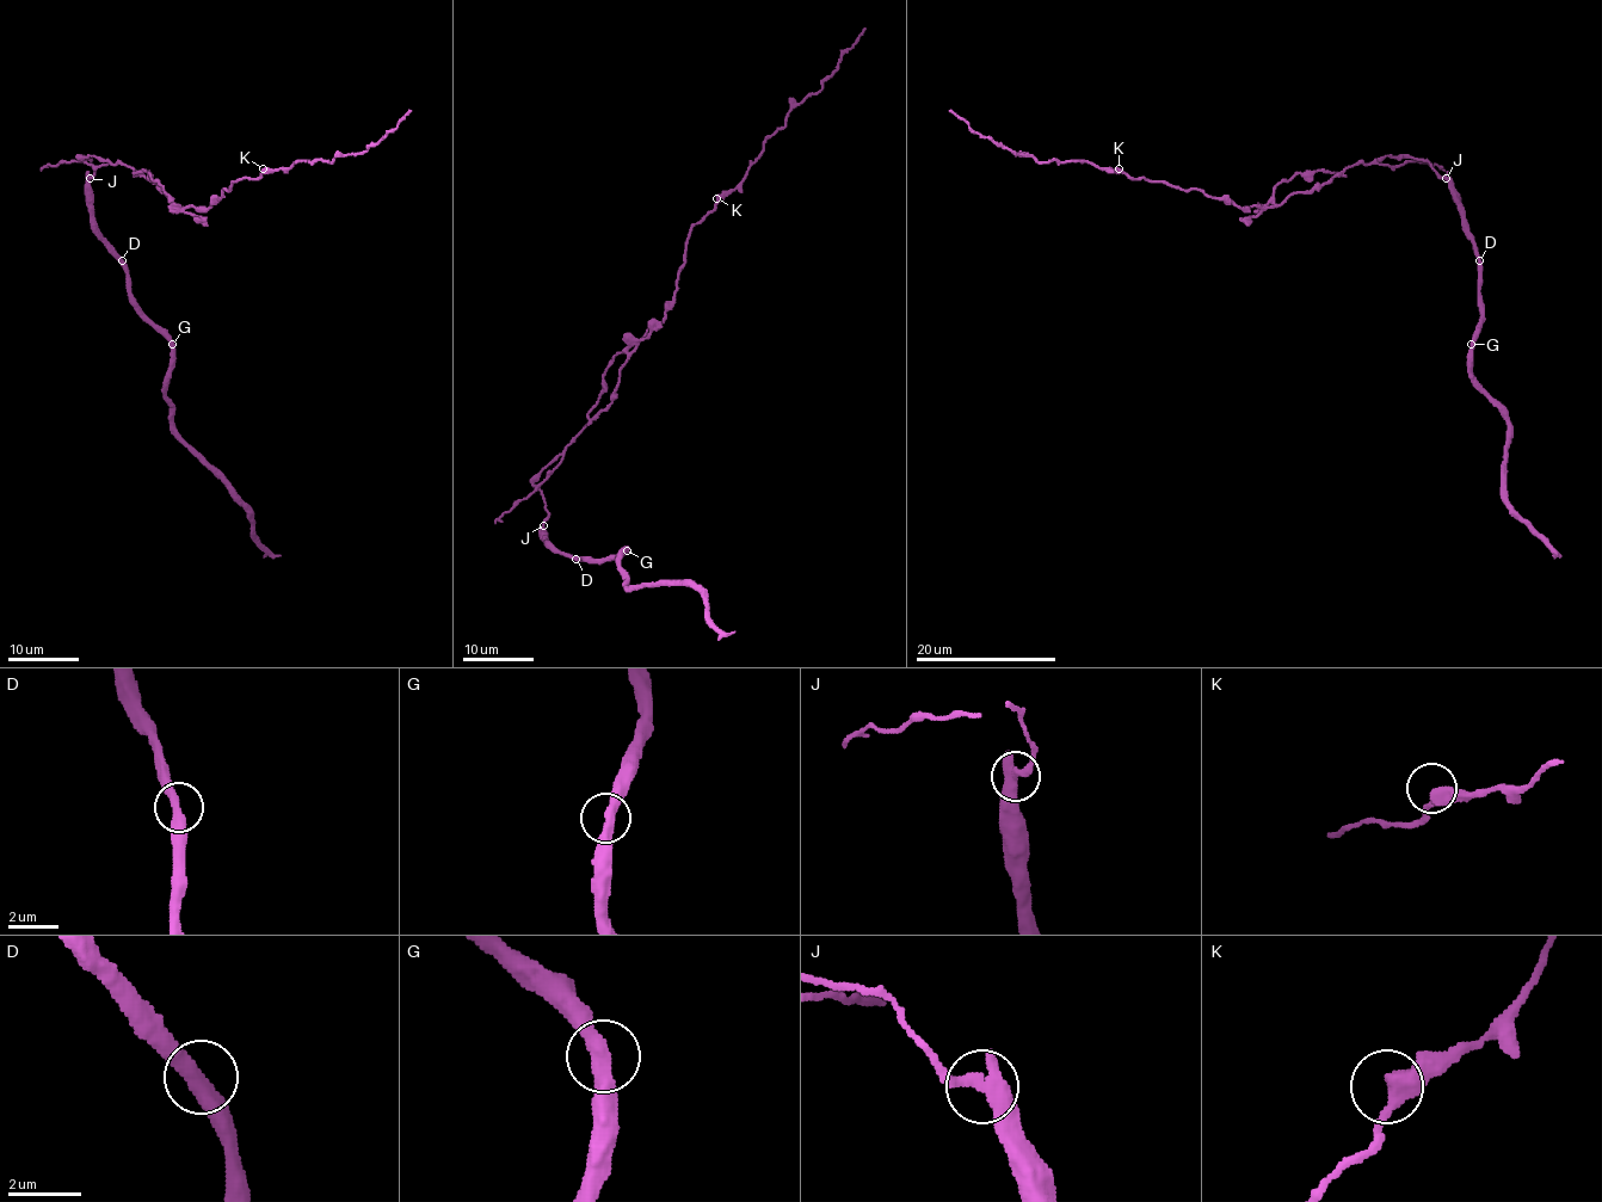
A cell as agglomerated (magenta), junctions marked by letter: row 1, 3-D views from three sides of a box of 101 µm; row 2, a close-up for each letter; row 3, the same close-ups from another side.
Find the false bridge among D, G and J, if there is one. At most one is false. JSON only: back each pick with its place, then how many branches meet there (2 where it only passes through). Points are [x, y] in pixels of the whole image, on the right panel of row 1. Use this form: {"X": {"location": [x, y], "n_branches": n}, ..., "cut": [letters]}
{"J": {"location": [1446, 178], "n_branches": 2}, "cut": ["J"]}

